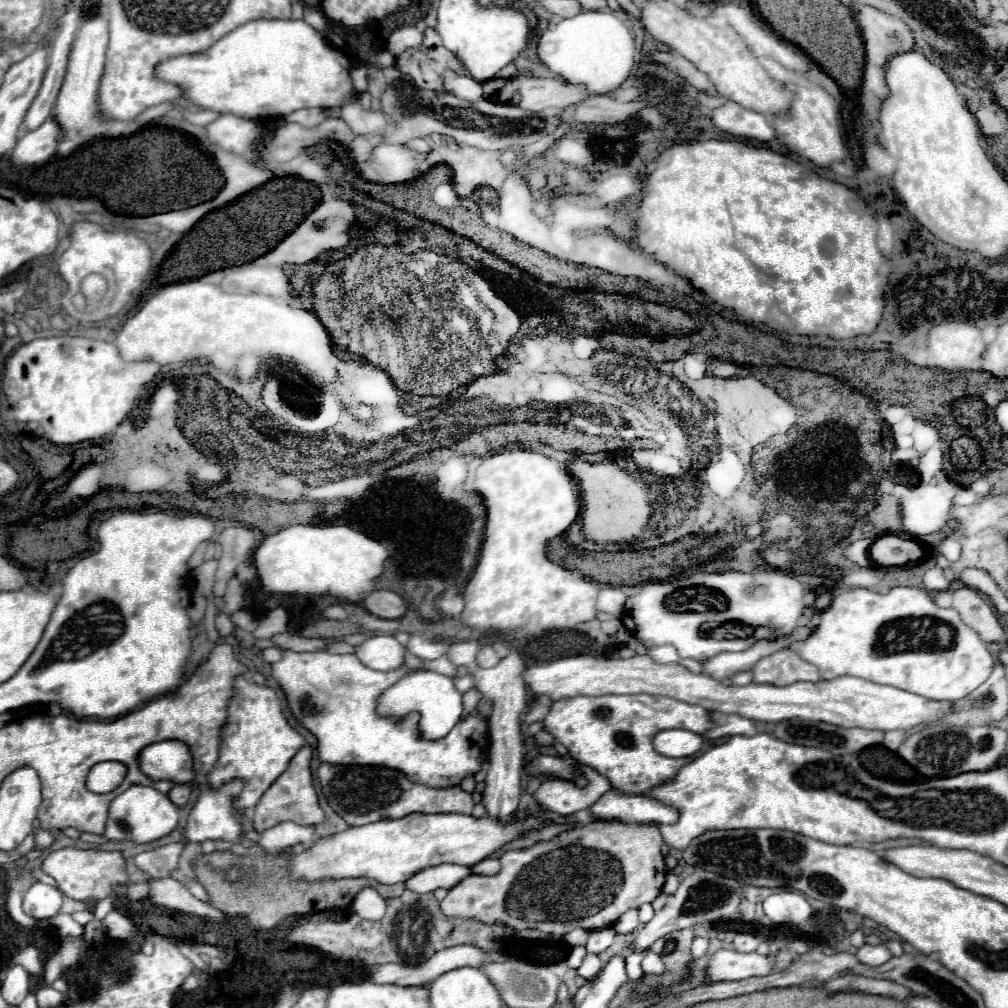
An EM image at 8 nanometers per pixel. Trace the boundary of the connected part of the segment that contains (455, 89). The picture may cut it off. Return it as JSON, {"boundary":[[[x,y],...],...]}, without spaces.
{"boundary":[[[453,71],[445,73],[445,89],[451,91],[453,95],[457,95],[459,99],[467,99],[467,101],[481,101],[481,83],[477,83],[471,77],[461,77],[461,75],[453,75]]]}

